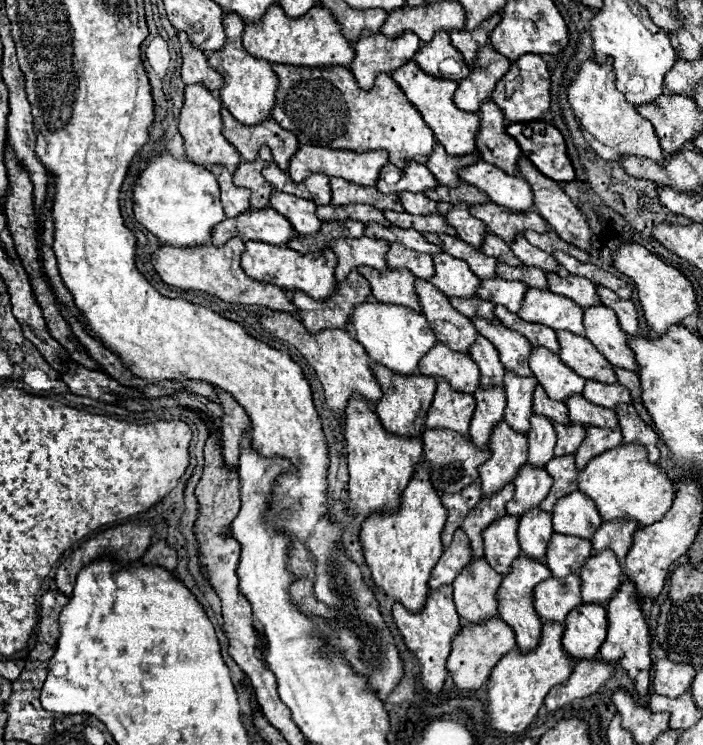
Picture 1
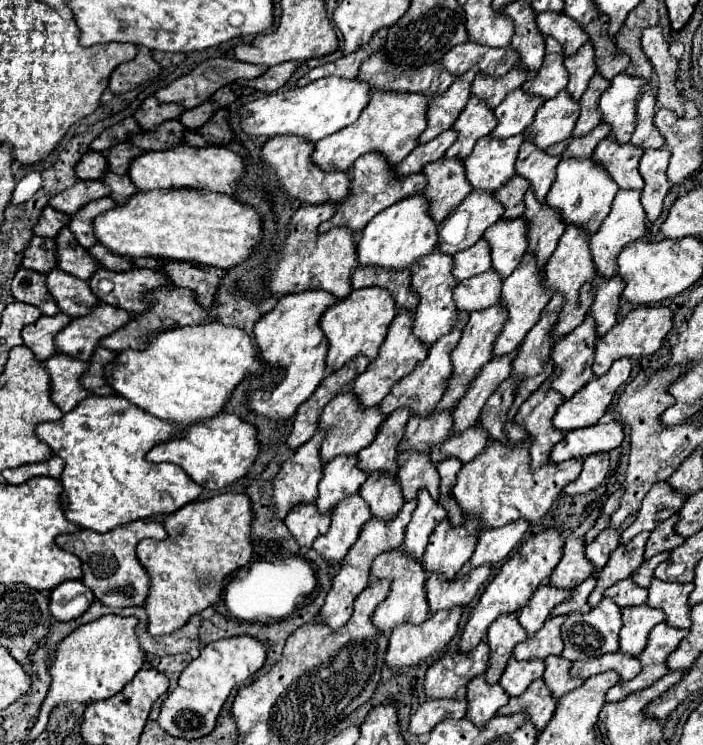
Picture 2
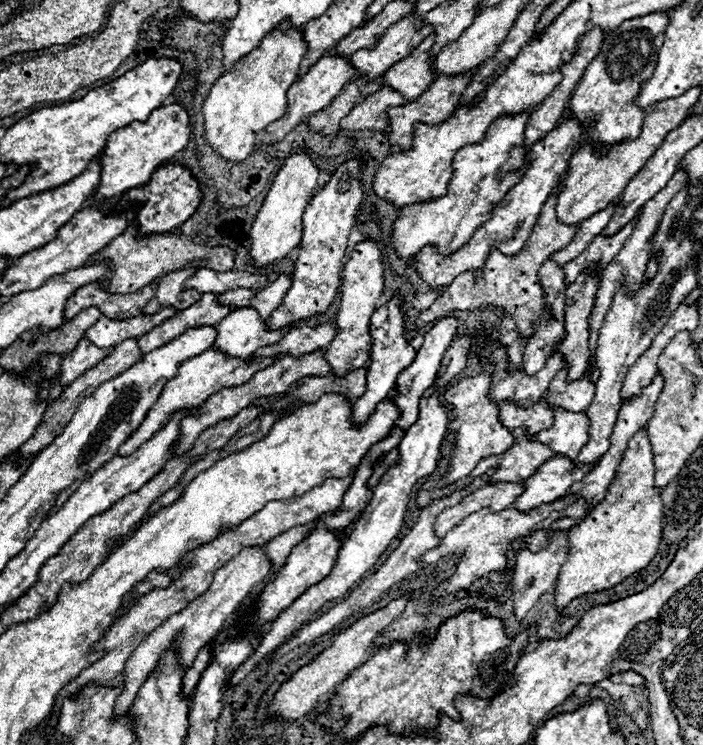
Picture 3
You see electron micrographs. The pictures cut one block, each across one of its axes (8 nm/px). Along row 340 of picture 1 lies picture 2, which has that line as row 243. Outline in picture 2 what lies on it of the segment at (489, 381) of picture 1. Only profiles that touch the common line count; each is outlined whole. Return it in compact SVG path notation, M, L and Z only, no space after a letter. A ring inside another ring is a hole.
M480 238L474 246L470 246L470 250L462 250L460 254L454 254L452 274L460 280L472 278L490 268L492 268L492 258L488 254L488 242L484 242L484 238Z

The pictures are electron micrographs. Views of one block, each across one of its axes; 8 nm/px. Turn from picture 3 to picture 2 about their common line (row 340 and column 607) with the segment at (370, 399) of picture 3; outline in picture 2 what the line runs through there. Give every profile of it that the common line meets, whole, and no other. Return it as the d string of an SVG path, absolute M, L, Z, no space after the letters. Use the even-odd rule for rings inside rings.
M630 358L614 362L604 376L594 378L572 398L564 400L564 404L558 408L554 416L554 426L558 430L570 432L574 428L596 424L610 406L618 386L630 378L630 370L632 370Z

